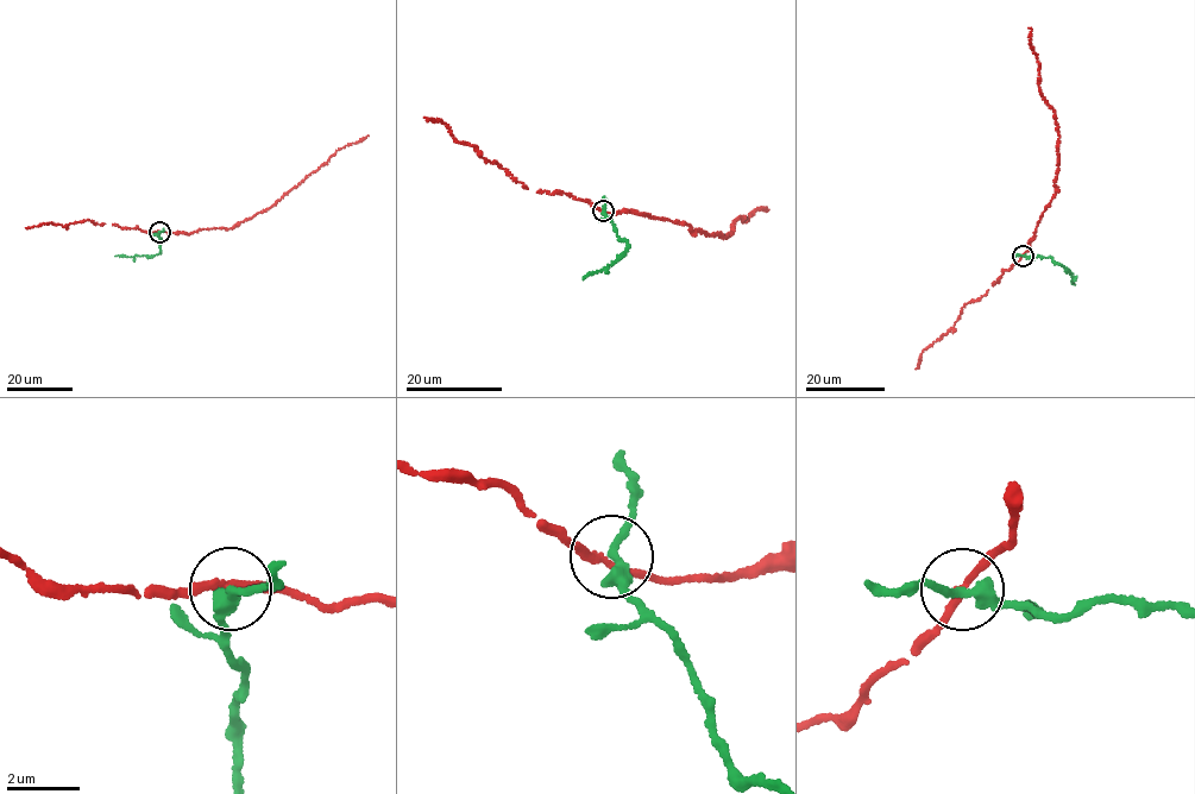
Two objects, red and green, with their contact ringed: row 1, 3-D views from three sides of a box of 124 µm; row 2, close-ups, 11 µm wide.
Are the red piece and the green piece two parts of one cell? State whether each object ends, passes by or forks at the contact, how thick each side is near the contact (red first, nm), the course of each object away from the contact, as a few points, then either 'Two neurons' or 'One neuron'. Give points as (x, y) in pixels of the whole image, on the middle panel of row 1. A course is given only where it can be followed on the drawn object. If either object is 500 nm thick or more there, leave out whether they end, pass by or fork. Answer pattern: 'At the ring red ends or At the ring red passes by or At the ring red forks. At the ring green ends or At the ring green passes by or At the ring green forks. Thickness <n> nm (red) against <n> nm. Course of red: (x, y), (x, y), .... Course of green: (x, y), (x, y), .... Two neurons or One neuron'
At the ring red passes by. At the ring green passes by. Thickness 190 nm (red) against 320 nm. Course of red: (602, 210), (677, 221), (695, 232), (717, 233), (723, 238), (740, 216), (744, 221), (767, 208). Course of green: (603, 209), (628, 249), (603, 270), (582, 278). Two neurons

